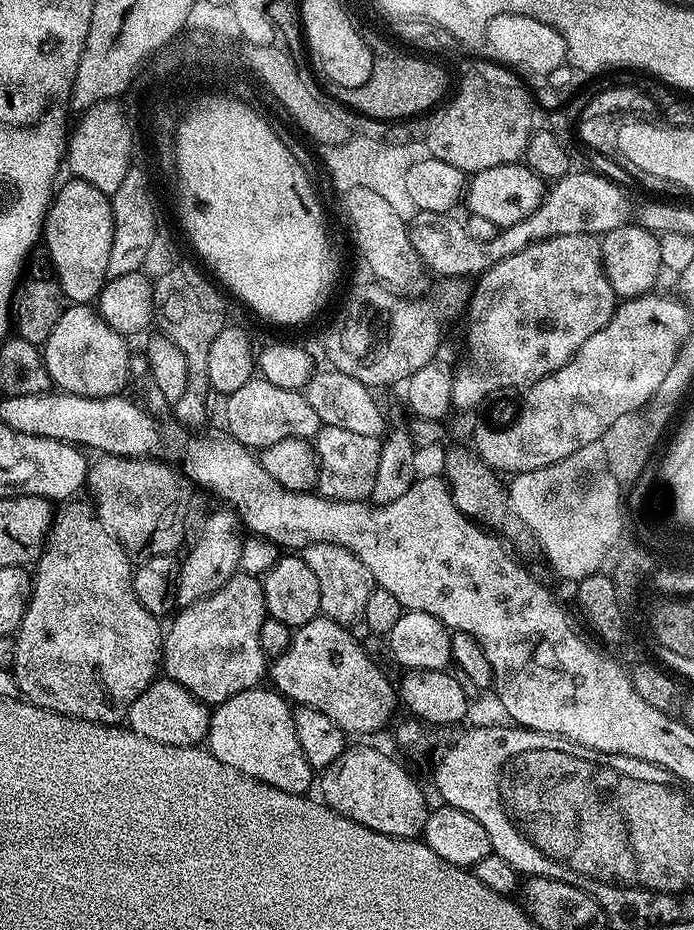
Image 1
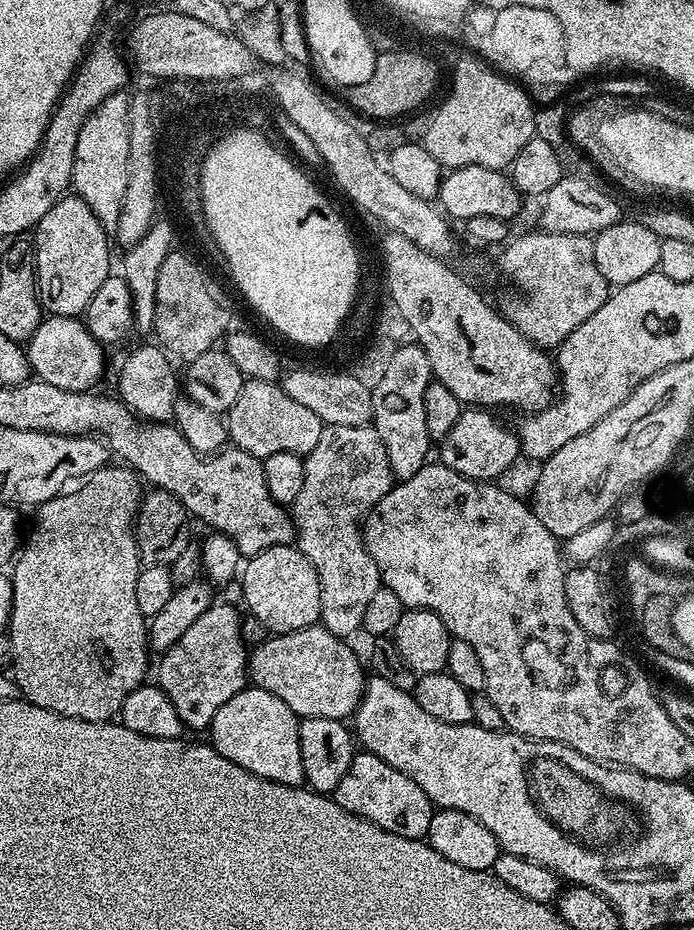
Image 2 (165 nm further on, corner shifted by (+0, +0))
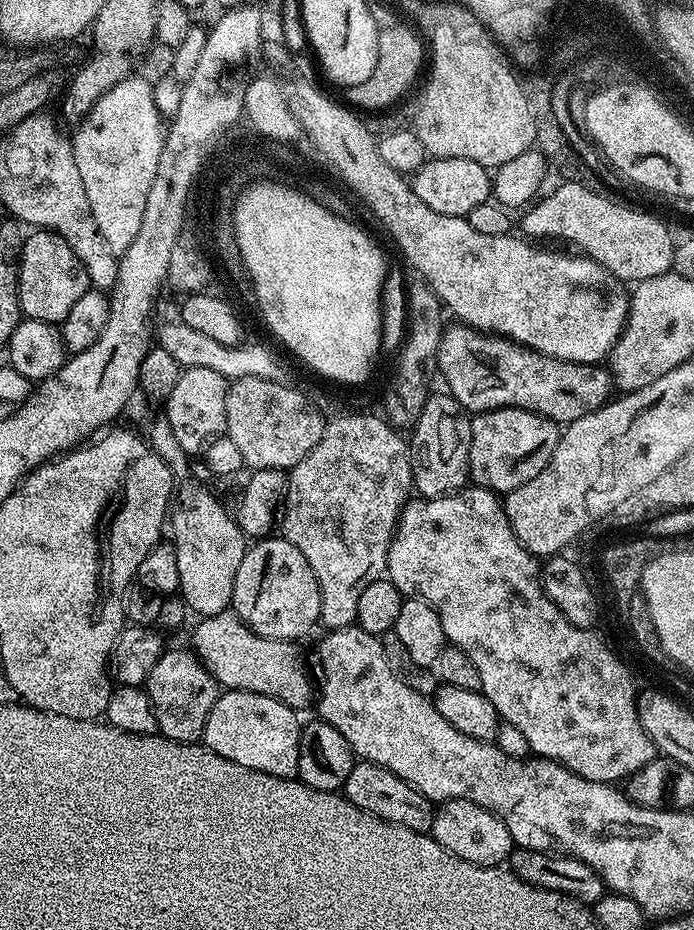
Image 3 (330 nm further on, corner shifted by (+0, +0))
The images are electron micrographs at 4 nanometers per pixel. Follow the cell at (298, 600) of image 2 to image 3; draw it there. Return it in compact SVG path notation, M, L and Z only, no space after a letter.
M260 538L247 549L234 578L231 607L240 615L240 619L252 631L266 638L275 640L303 641L303 636L320 624L320 587L318 578L314 578L314 570L310 570L310 562L302 558L302 553L283 538Z

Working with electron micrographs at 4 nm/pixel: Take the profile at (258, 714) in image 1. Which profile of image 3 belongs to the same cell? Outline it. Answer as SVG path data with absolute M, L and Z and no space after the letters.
M224 690L217 695L206 718L202 743L222 758L238 762L238 766L292 778L298 773L298 742L302 727L302 720L296 716L299 715L293 708L272 696Z

